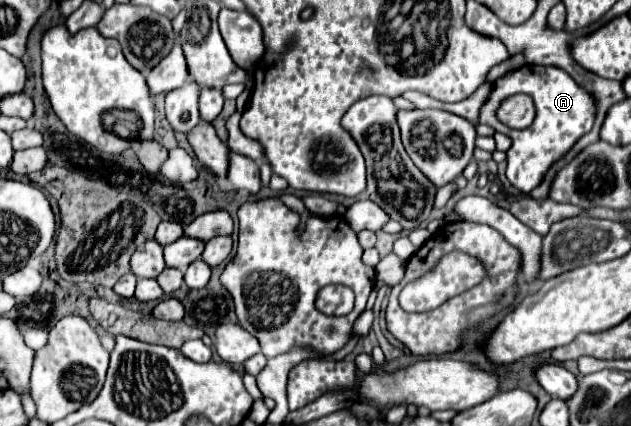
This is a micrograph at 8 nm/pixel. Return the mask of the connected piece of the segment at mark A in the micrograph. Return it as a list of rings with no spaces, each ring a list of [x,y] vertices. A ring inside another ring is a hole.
[[[525,64],[495,80],[489,98],[479,110],[479,122],[489,124],[497,132],[503,132],[513,140],[511,148],[507,150],[507,178],[523,194],[529,194],[533,188],[537,188],[543,182],[547,170],[557,160],[561,160],[581,136],[585,136],[593,128],[595,110],[597,110],[595,96],[585,88],[577,86],[577,82],[565,70],[555,66]],[[519,92],[529,94],[533,98],[537,114],[535,114],[535,122],[529,128],[511,130],[495,118],[495,112],[505,98]]]

